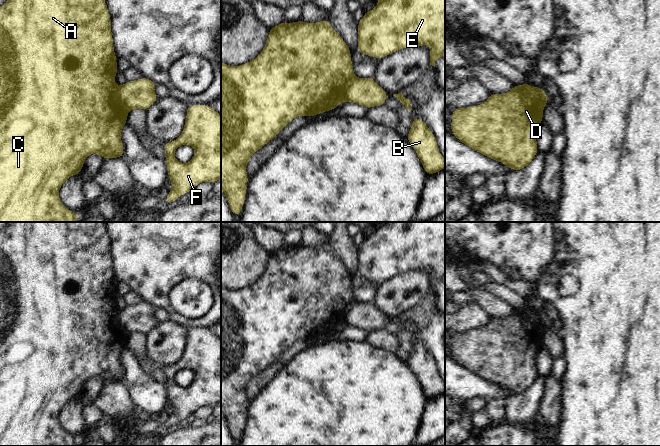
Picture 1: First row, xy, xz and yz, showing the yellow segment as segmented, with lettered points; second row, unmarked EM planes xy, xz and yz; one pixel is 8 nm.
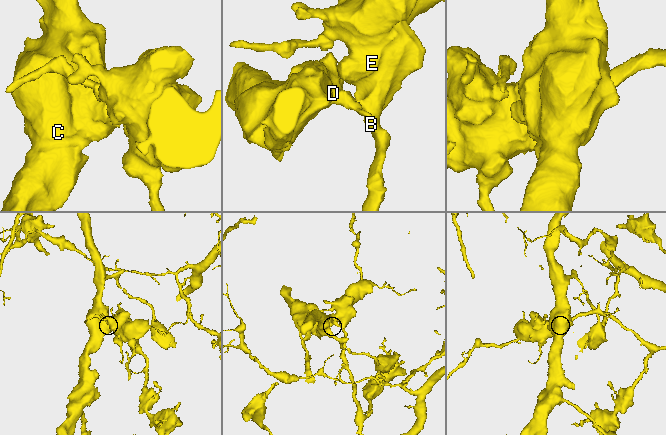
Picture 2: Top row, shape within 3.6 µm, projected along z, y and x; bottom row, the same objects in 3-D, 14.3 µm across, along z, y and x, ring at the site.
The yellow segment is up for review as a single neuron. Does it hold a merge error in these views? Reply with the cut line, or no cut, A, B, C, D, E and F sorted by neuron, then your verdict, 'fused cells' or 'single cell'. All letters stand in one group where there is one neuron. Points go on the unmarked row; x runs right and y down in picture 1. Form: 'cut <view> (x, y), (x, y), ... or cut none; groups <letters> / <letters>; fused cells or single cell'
cut yz (525, 308), (525, 316), (532, 323), (547, 324); groups A C D / B E F; fused cells

